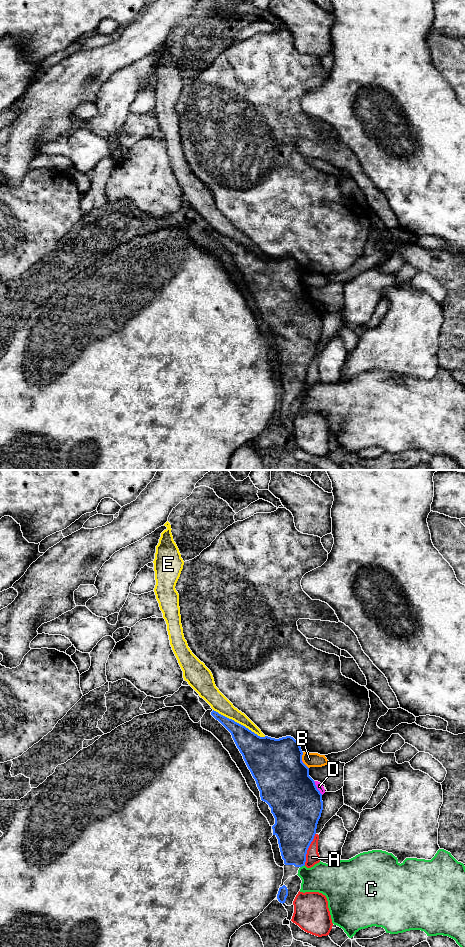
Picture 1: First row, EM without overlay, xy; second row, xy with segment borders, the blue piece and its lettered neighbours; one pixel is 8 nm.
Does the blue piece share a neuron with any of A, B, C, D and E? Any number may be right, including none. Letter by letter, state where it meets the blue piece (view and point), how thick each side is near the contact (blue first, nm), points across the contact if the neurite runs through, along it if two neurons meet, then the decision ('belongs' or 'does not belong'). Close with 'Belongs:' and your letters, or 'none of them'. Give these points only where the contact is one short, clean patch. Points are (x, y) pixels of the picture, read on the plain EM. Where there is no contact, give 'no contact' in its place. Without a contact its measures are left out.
A: contact xy (307, 369); calibres 340 and 110 nm; does not belong
B: contact xy (301, 276); calibres 420 and 110 nm; does not belong
C: contact xy (302, 385); calibres 280 and 260 nm; does not belong
D: contact xy (316, 308); calibres 420 and 50 nm; border xy (313, 301), (316, 308), (322, 314); does not belong
E: contact xy (238, 243); calibres 220 and 140 nm; does not belong
Belongs: none of them

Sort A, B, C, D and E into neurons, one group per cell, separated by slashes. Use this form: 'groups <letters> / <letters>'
groups A / B / C / D / E

